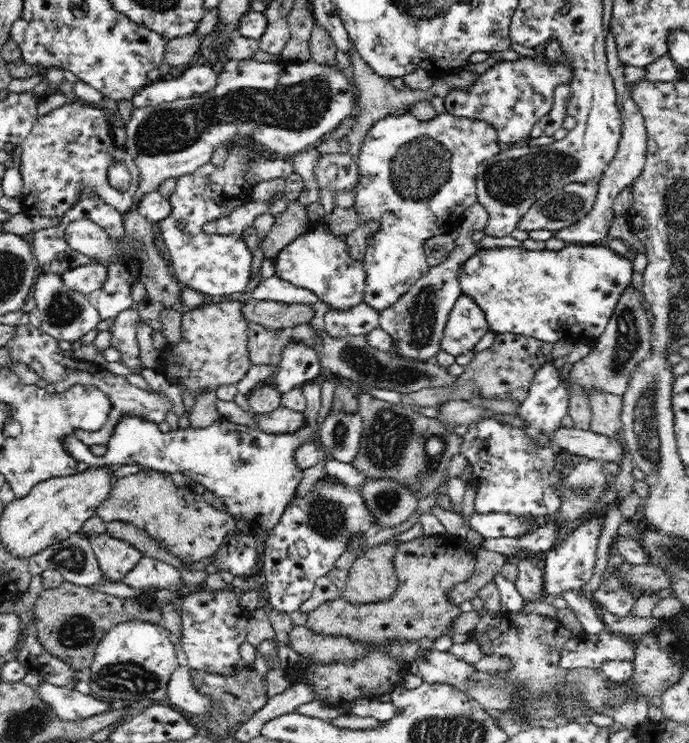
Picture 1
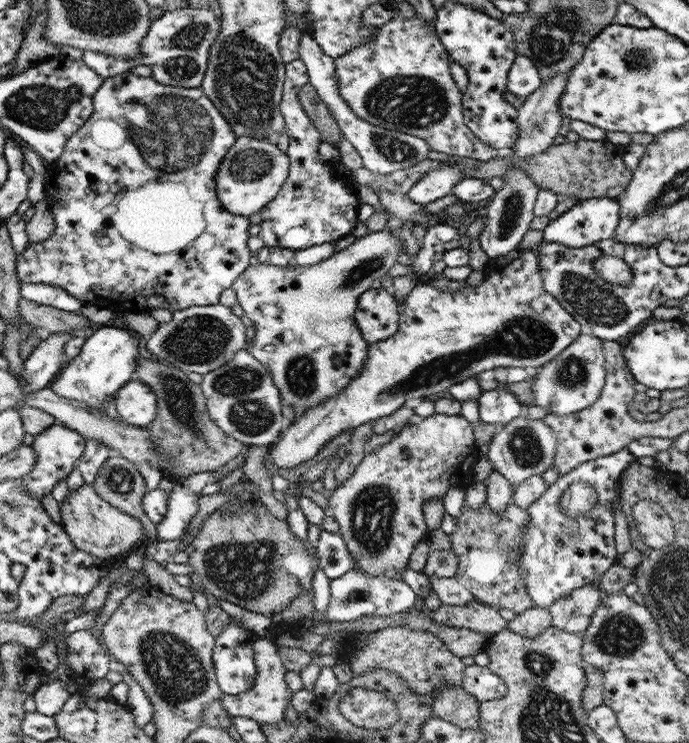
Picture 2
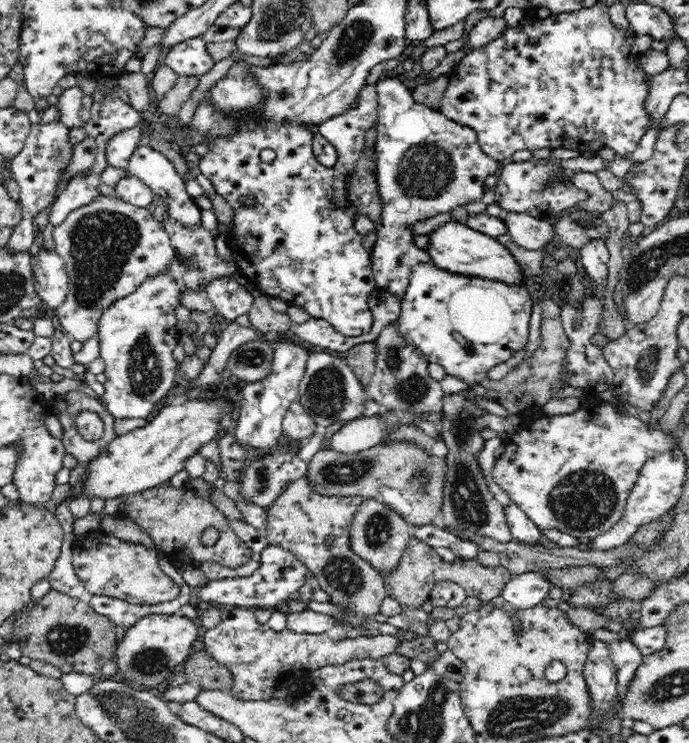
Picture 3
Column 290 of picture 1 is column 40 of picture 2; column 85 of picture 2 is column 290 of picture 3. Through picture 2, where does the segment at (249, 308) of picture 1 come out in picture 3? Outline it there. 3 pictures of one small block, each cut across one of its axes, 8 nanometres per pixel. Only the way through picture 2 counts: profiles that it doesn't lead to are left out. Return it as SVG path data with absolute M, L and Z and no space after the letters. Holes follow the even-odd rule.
M256 285L253 287L253 303L247 313L251 324L263 333L286 333L293 325L290 316L287 313L276 312L270 306L266 293L258 290Z

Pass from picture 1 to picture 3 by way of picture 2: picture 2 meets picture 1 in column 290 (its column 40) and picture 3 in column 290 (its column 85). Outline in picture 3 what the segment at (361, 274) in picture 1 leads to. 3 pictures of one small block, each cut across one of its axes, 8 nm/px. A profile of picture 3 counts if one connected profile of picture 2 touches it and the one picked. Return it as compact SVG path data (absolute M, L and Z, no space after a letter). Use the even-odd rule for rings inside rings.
M367 85L361 90L360 101L357 103L356 109L351 109L349 112L342 114L339 117L335 117L326 123L322 122L316 129L310 129L309 126L300 126L296 124L258 124L256 126L257 129L246 129L245 132L238 133L236 137L231 137L230 139L219 137L217 140L212 141L215 148L210 148L210 151L199 159L201 173L211 180L215 192L220 194L222 198L225 198L226 202L234 210L233 228L225 233L221 233L220 231L220 234L230 234L229 236L233 236L232 239L229 238L229 241L232 244L232 258L236 261L237 268L240 268L240 272L243 272L248 276L253 284L258 287L258 290L266 293L266 296L280 297L288 301L292 306L301 306L302 308L305 308L312 318L320 318L324 321L328 321L344 336L360 336L366 334L366 332L370 332L373 316L368 302L369 297L372 296L372 293L378 288L371 267L371 257L368 255L367 249L363 246L363 236L354 229L355 214L358 213L358 209L354 207L354 203L351 202L351 198L347 193L349 174L353 171L365 150L365 134L369 129L373 128L374 122L377 122L377 104L377 90L375 86ZM316 132L319 132L329 143L331 143L336 149L336 153L338 153L337 161L331 167L326 167L316 161L312 150L313 135ZM264 149L270 149L276 153L276 158L270 163L263 162L260 159L260 153ZM240 196L253 196L253 199L255 200L254 206L243 206L240 202Z

